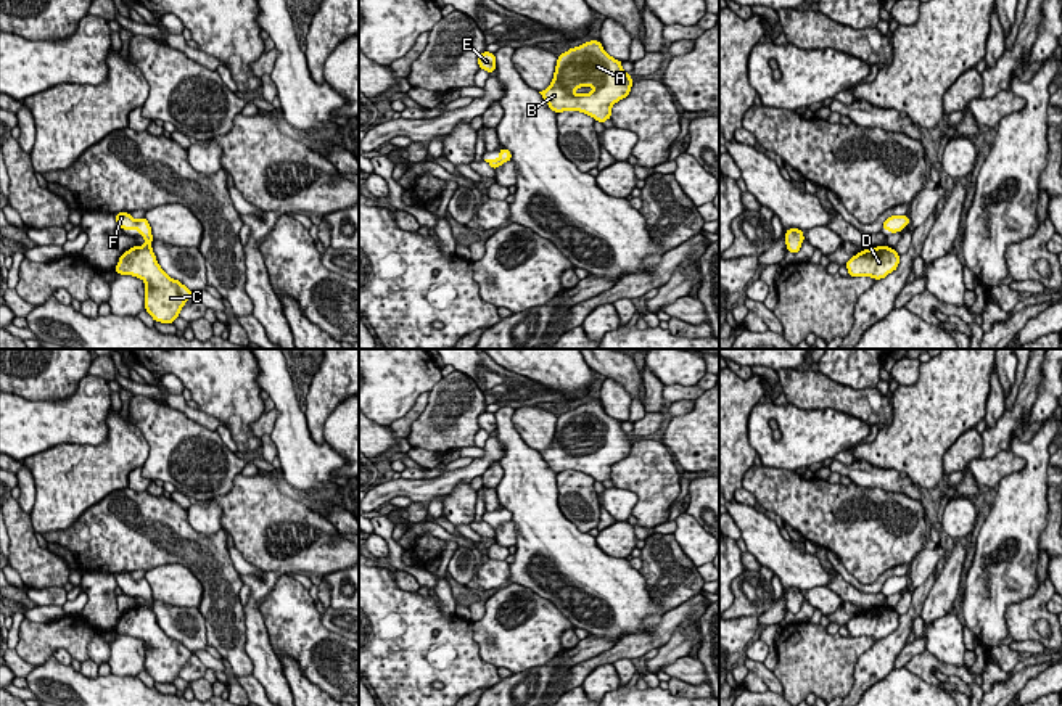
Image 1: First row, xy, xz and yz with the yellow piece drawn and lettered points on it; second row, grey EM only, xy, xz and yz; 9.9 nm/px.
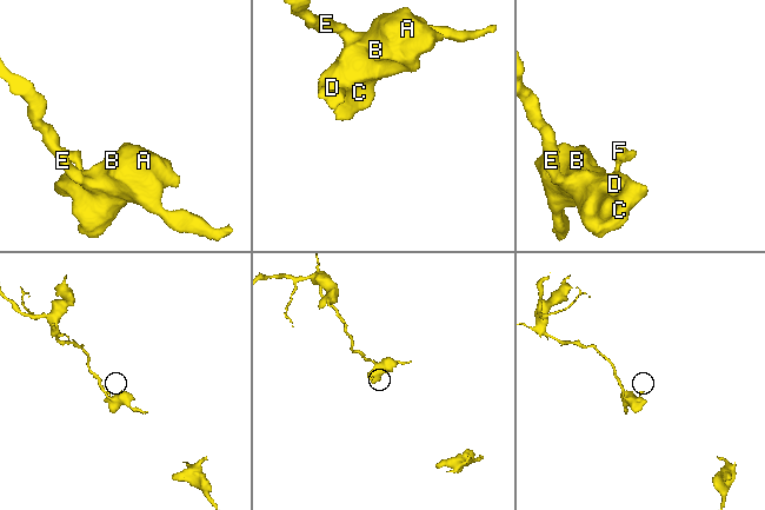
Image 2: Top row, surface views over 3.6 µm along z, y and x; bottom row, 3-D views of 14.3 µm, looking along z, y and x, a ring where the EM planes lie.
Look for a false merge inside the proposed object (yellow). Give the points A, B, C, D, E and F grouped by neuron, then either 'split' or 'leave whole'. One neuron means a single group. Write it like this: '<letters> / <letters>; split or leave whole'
A B C D E F; leave whole

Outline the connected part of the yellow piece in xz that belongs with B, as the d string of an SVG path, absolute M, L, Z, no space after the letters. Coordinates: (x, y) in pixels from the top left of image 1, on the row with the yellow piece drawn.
M586 42L557 58L552 84L539 93L555 113L581 111L603 124L611 117L611 106L626 98L634 84L631 76L623 71L621 63L607 55L600 42Z

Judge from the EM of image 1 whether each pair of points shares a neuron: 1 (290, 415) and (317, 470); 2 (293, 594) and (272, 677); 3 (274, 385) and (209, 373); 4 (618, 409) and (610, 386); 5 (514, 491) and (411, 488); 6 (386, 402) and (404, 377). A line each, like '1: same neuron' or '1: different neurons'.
1: same neuron
2: different neurons
3: different neurons
4: same neuron
5: different neurons
6: same neuron

